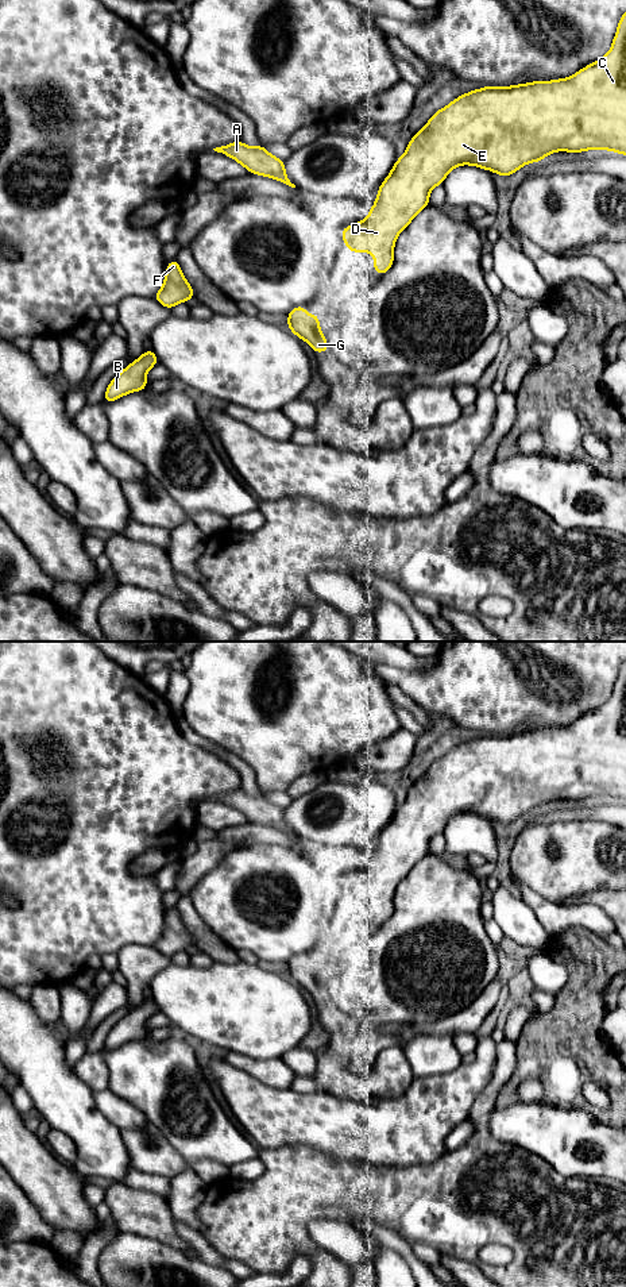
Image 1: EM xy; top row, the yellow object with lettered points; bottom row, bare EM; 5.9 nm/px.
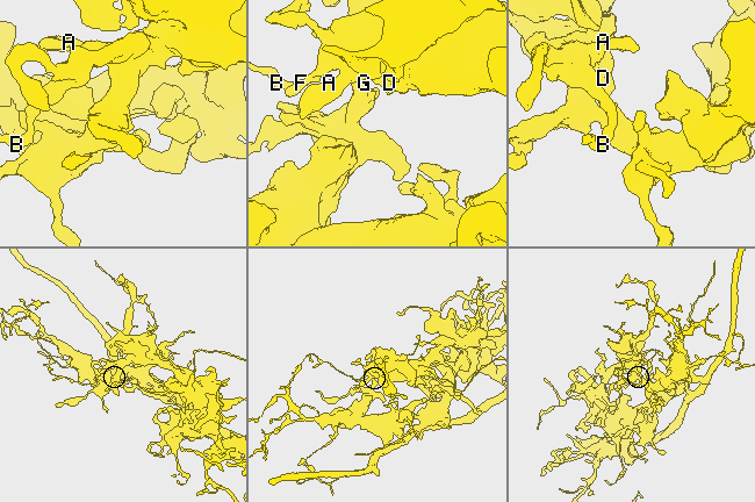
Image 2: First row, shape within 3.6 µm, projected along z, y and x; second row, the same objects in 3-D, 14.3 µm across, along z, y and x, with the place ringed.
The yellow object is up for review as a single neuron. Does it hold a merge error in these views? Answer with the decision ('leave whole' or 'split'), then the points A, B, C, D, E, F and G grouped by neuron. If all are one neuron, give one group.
leave whole; groups A B C D E F G

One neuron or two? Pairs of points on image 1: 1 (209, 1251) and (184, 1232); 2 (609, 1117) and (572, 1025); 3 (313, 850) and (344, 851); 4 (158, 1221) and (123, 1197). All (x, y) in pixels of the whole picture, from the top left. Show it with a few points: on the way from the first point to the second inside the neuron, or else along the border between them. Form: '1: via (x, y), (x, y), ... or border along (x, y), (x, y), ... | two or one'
1: via (203, 1247), (190, 1236) | one
2: via (611, 1094), (611, 1077), (583, 1048) | one
3: via (321, 851), (336, 851) | one
4: via (150, 1217), (138, 1212), (131, 1205) | one

